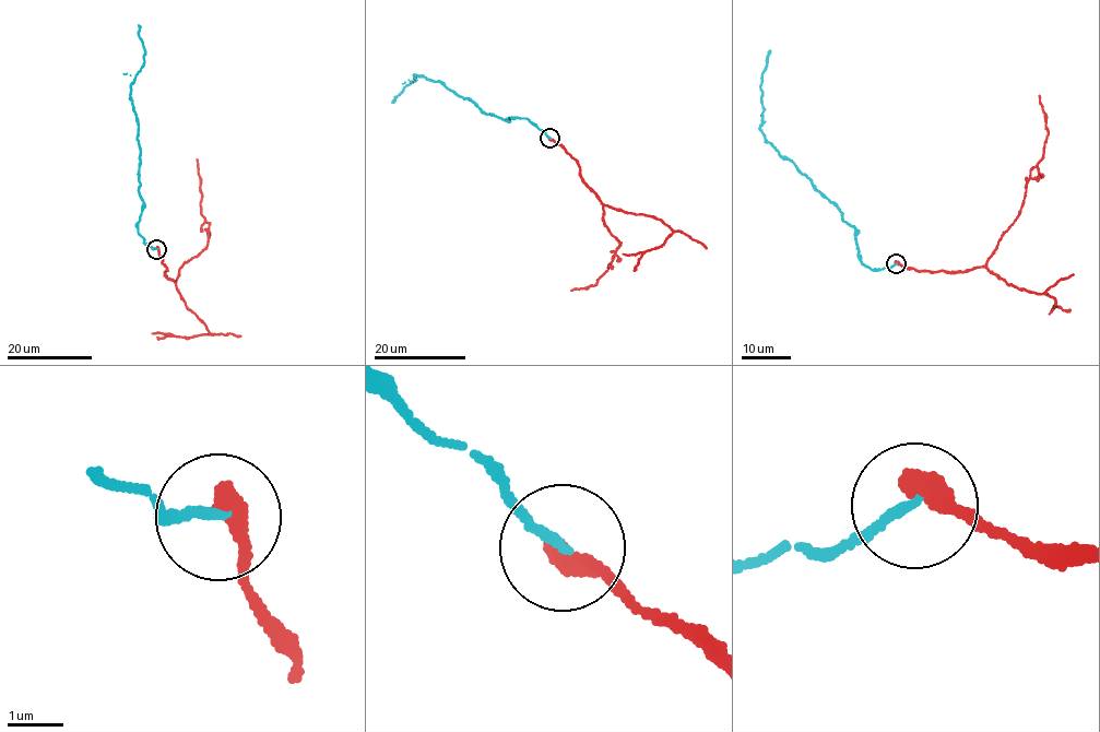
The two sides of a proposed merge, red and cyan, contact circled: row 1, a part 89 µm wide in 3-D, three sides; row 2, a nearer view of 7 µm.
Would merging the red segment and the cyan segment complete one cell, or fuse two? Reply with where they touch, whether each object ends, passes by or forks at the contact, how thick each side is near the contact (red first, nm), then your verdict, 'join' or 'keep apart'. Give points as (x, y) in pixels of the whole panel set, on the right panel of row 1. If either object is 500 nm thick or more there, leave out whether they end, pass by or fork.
(896, 263) | red ends | cyan ends | 400/160 nm | join

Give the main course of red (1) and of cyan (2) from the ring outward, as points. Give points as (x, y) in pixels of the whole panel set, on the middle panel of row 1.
1: (550, 139), (576, 160), (580, 178), (602, 205), (603, 220), (621, 243), (596, 284), (571, 290)
2: (551, 138), (527, 118), (506, 120), (485, 115), (438, 81), (420, 75), (413, 74), (414, 81), (393, 102)

